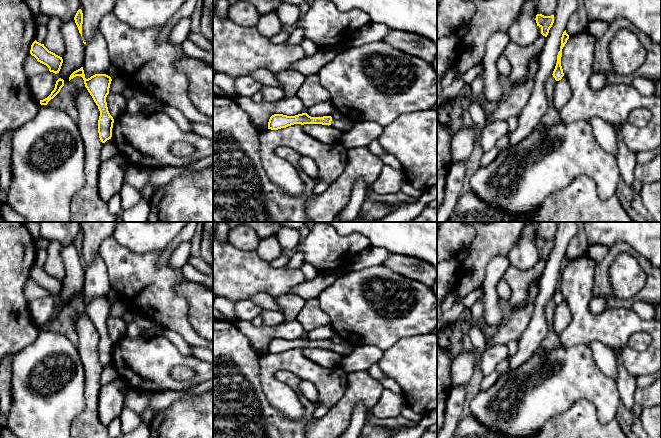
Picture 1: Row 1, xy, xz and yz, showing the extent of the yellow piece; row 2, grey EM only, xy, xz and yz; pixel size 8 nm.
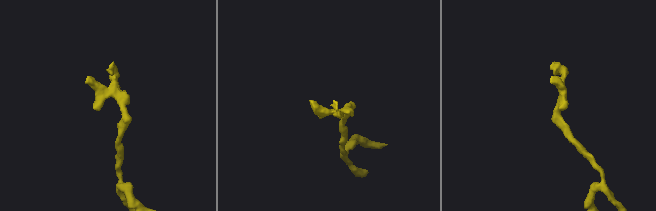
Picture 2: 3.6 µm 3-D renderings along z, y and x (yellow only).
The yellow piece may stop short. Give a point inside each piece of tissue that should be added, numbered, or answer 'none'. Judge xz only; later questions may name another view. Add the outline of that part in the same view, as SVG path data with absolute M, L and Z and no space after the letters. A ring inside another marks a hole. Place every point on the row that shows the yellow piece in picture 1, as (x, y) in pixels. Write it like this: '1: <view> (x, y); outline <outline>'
1: xz (343, 125); outline M347 119L331 121L331 126L342 132L349 131L353 127L353 125L354 125L354 122Z

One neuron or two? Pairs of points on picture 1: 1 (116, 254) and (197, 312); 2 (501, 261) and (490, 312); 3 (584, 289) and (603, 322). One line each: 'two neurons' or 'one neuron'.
1: two neurons
2: one neuron
3: one neuron

